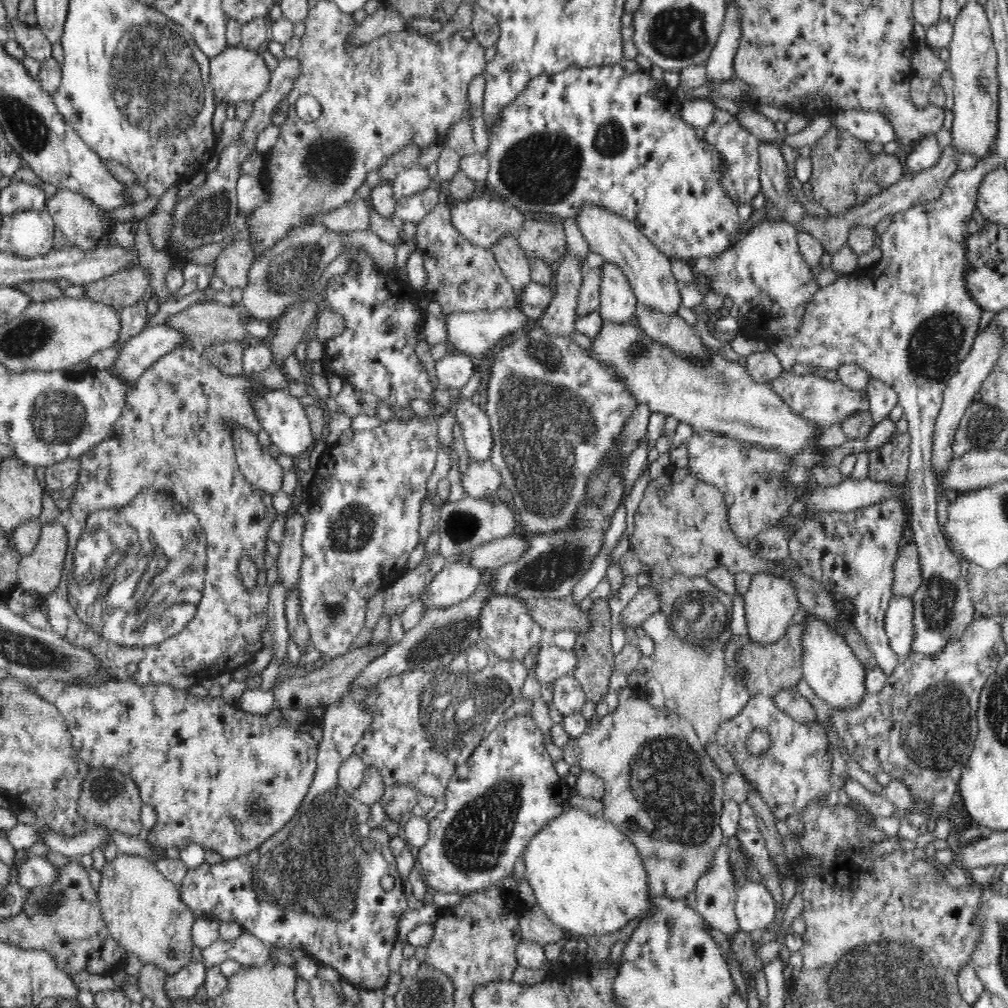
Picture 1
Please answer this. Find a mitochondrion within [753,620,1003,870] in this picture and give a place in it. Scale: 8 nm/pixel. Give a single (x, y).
(934, 733)

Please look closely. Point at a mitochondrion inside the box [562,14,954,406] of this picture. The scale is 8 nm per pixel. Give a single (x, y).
(611, 140)

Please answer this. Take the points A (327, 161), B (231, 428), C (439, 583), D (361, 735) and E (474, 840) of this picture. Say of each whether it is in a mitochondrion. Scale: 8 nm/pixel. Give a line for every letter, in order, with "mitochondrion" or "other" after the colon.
A: mitochondrion
B: other
C: other
D: other
E: mitochondrion

